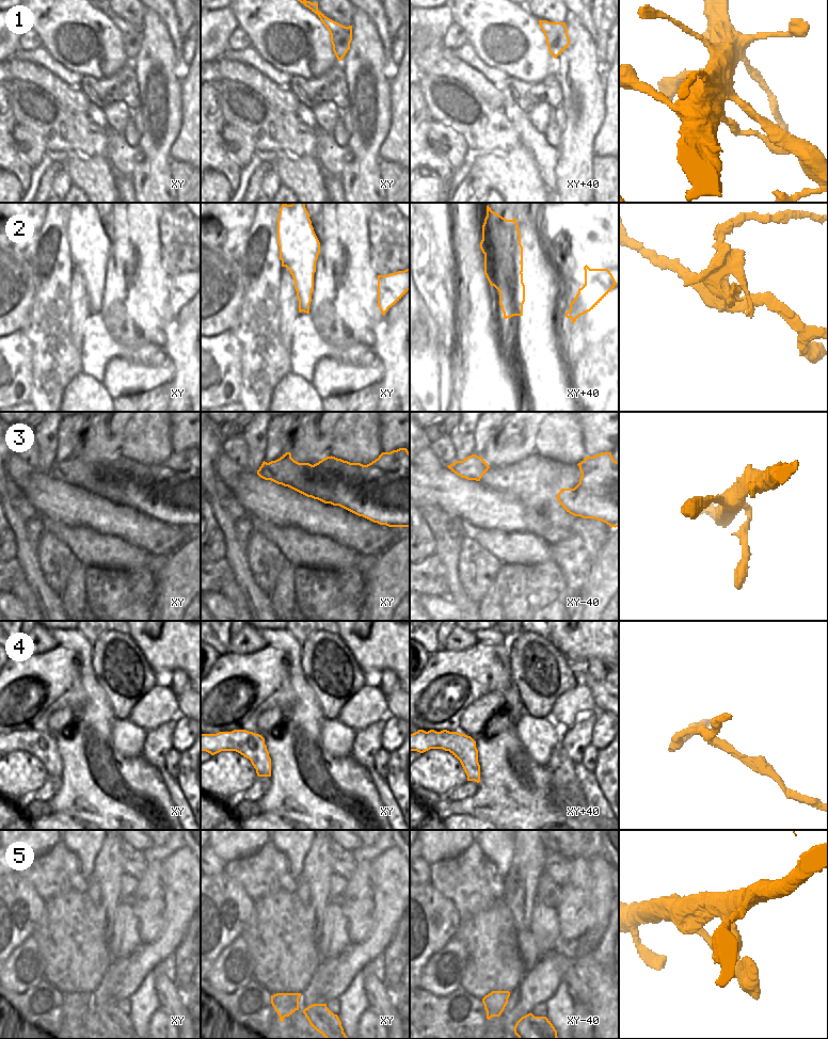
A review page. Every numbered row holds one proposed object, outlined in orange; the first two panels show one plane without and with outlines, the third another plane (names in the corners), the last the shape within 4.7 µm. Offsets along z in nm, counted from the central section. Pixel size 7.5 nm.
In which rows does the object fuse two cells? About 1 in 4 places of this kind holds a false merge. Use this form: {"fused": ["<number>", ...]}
{"fused": ["2", "4"]}

